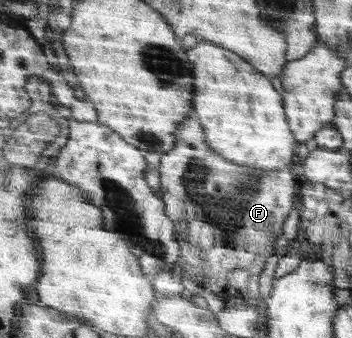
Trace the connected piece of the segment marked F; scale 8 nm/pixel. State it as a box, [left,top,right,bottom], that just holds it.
[159,113,302,301]

